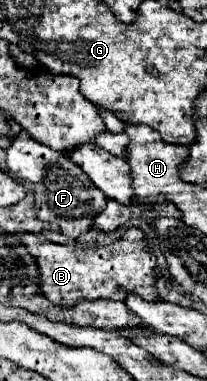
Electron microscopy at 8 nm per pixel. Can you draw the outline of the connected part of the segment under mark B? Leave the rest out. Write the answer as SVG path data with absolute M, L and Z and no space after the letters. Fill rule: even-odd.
M128 228L124 238L116 240L114 244L92 248L82 246L80 242L74 244L36 244L28 234L22 236L22 242L26 244L28 252L38 260L40 268L40 290L42 294L56 306L76 306L80 300L98 300L98 298L110 298L114 292L124 290L128 294L138 294L148 302L158 302L160 296L156 292L156 256L152 254L146 234L138 228Z

